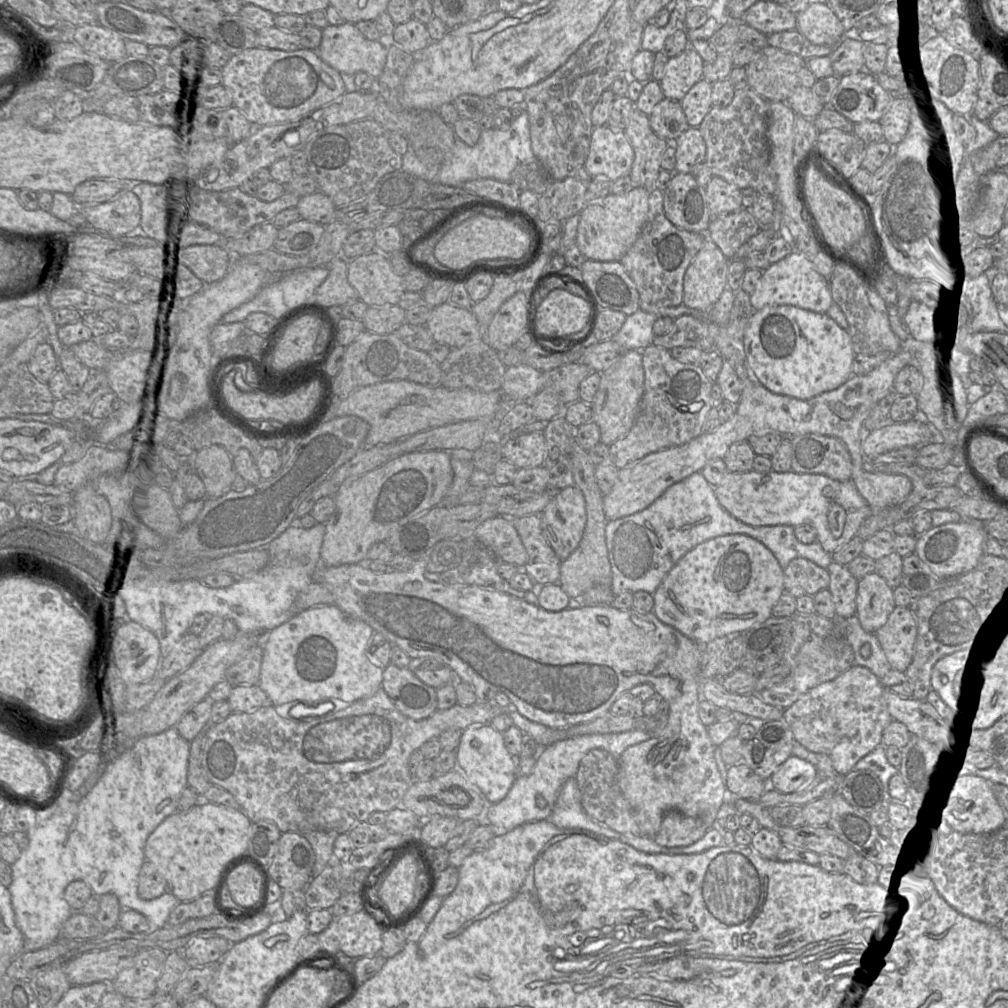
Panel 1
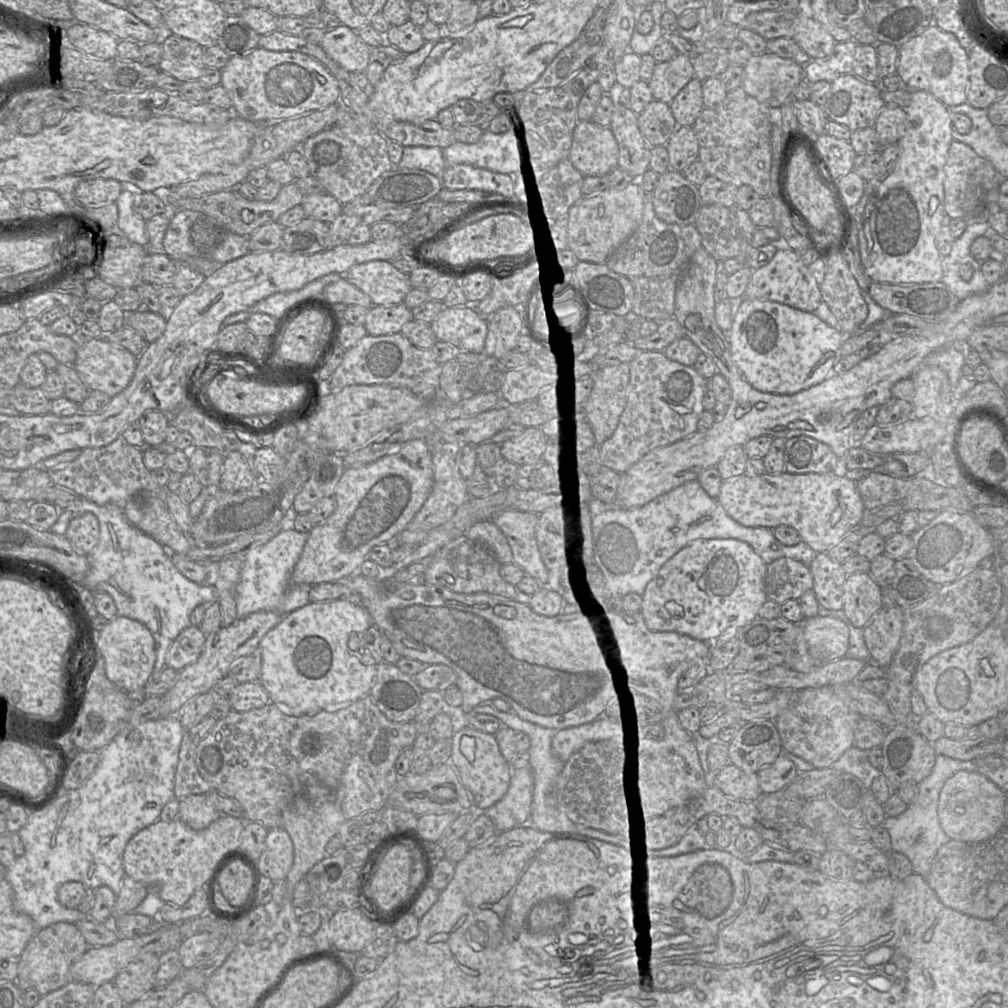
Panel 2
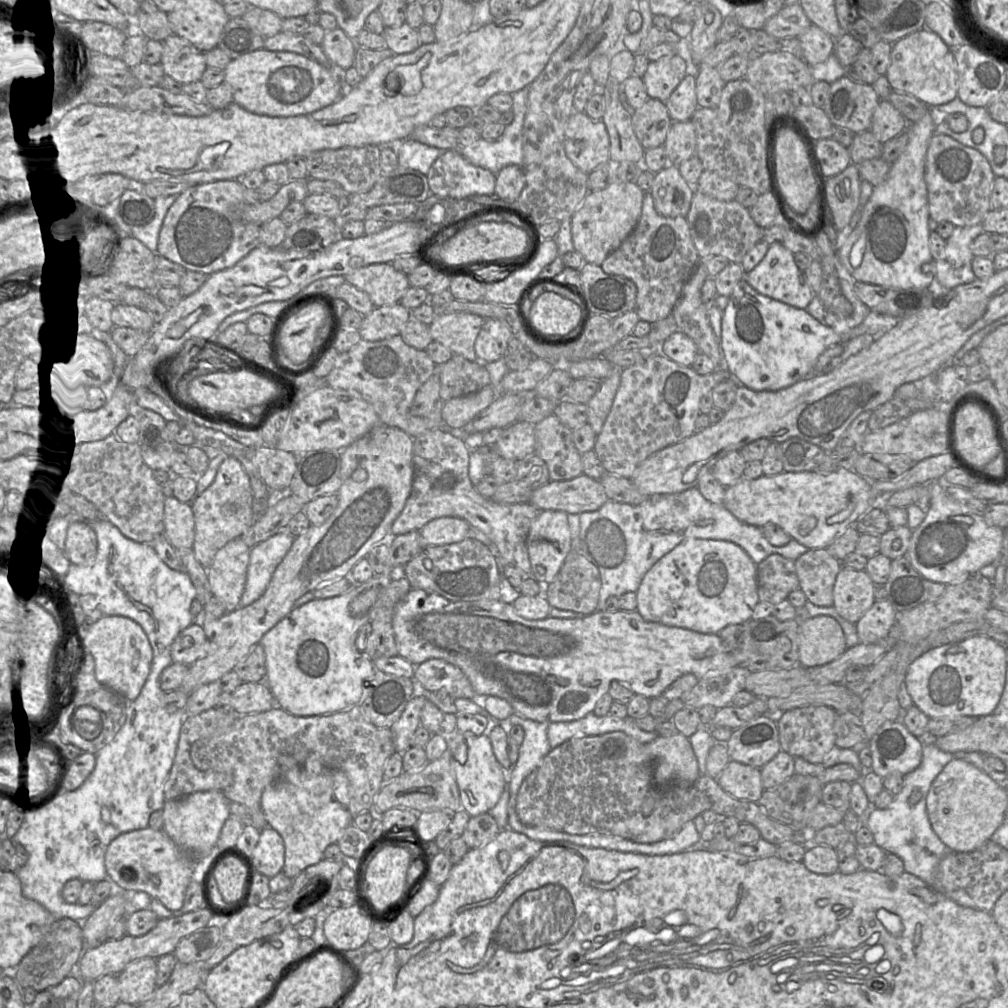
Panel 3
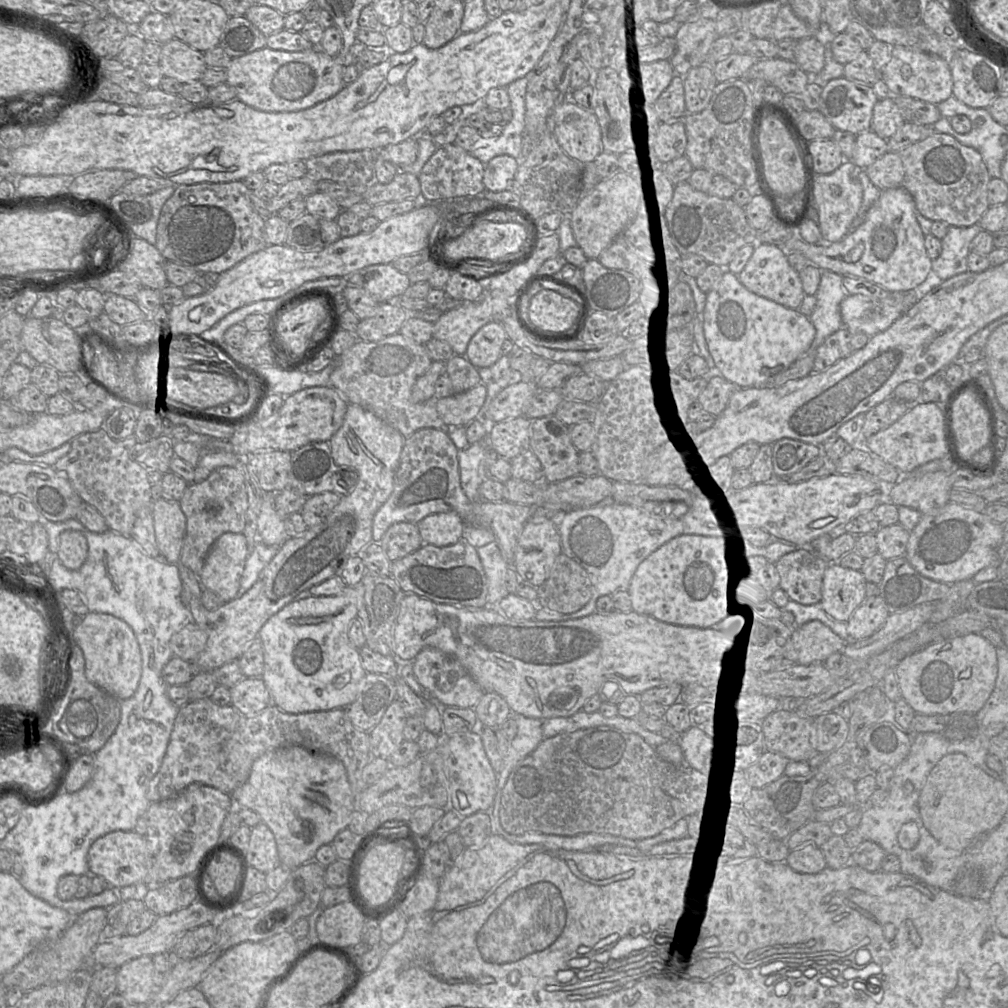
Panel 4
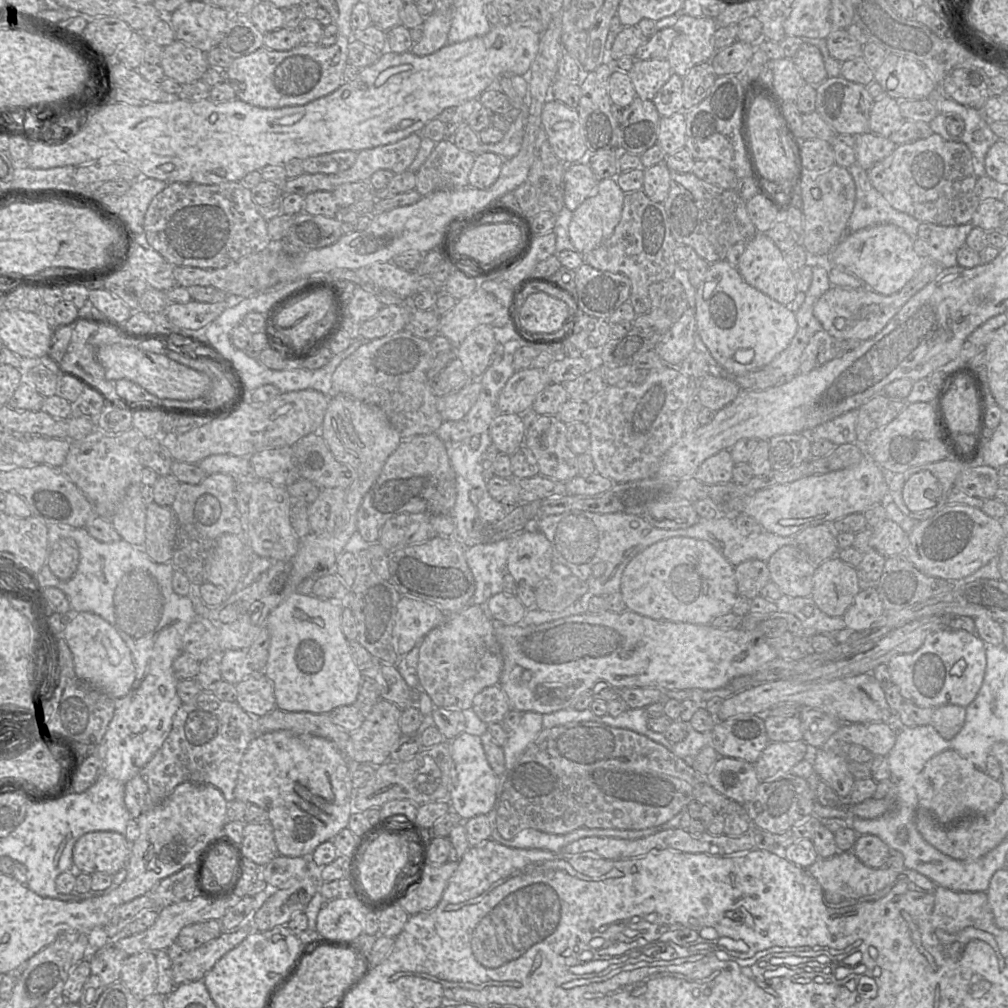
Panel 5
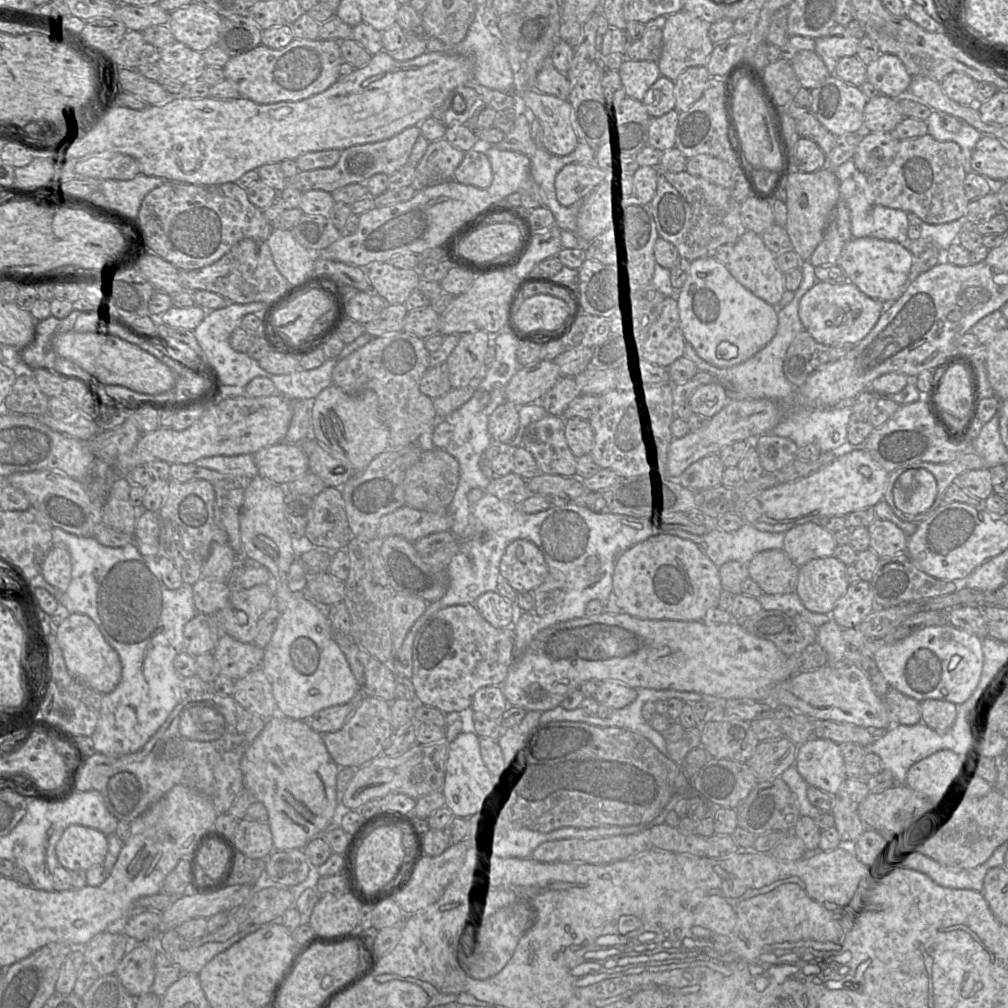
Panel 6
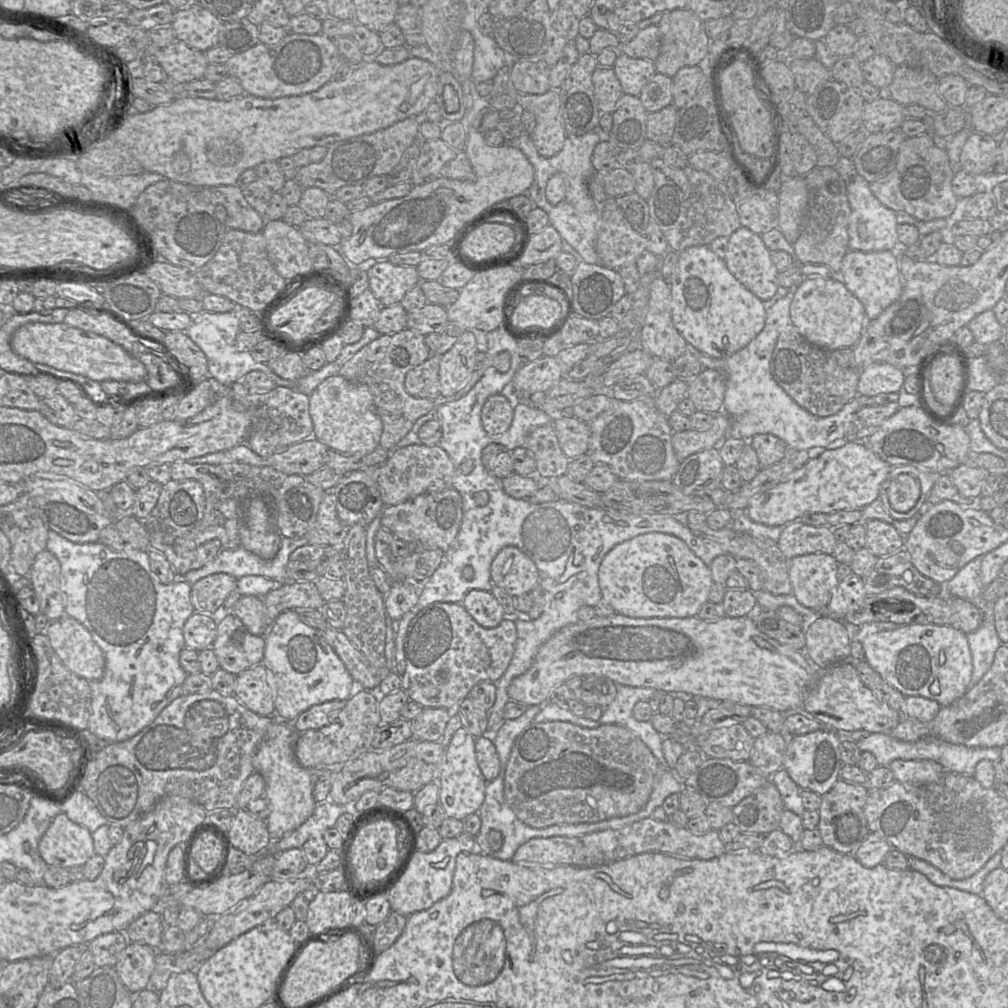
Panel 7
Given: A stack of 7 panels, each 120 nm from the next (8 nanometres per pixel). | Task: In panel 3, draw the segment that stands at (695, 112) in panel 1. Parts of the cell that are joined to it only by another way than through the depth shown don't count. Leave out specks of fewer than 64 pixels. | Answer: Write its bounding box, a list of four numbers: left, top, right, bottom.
[665,71,698,122]

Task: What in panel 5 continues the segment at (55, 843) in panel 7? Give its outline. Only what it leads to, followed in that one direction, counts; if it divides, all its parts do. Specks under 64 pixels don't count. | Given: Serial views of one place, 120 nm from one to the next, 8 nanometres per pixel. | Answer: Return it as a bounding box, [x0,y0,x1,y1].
[73,832,131,875]

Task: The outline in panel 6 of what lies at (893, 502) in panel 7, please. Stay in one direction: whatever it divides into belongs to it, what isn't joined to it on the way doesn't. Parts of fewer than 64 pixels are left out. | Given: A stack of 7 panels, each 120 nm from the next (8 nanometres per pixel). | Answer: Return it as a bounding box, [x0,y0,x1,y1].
[892,469,937,515]

